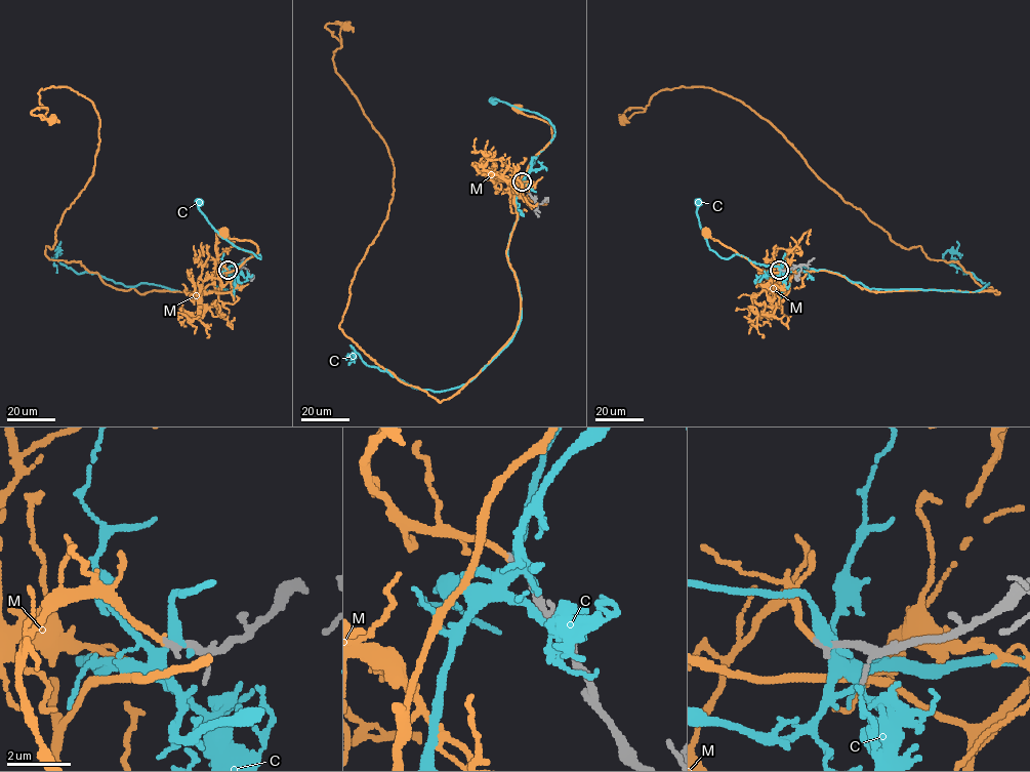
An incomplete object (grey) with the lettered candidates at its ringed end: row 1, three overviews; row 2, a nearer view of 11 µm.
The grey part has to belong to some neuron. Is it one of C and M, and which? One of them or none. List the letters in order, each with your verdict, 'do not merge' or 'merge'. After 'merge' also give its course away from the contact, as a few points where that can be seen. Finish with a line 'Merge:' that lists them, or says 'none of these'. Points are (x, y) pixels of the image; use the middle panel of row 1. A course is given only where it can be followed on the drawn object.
C: do not merge
M: merge | via (523, 181), (511, 170), (488, 175), (499, 175), (513, 193), (552, 136), (548, 123), (518, 109)
Merge: M

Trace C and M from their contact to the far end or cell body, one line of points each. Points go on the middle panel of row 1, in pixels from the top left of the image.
C: (524, 183), (508, 244), (521, 318), (509, 342), (470, 380), (441, 392), (367, 365), (351, 346), (352, 359)
M: (523, 181), (511, 170), (488, 175), (499, 175), (513, 193), (552, 136), (548, 123), (518, 109)

